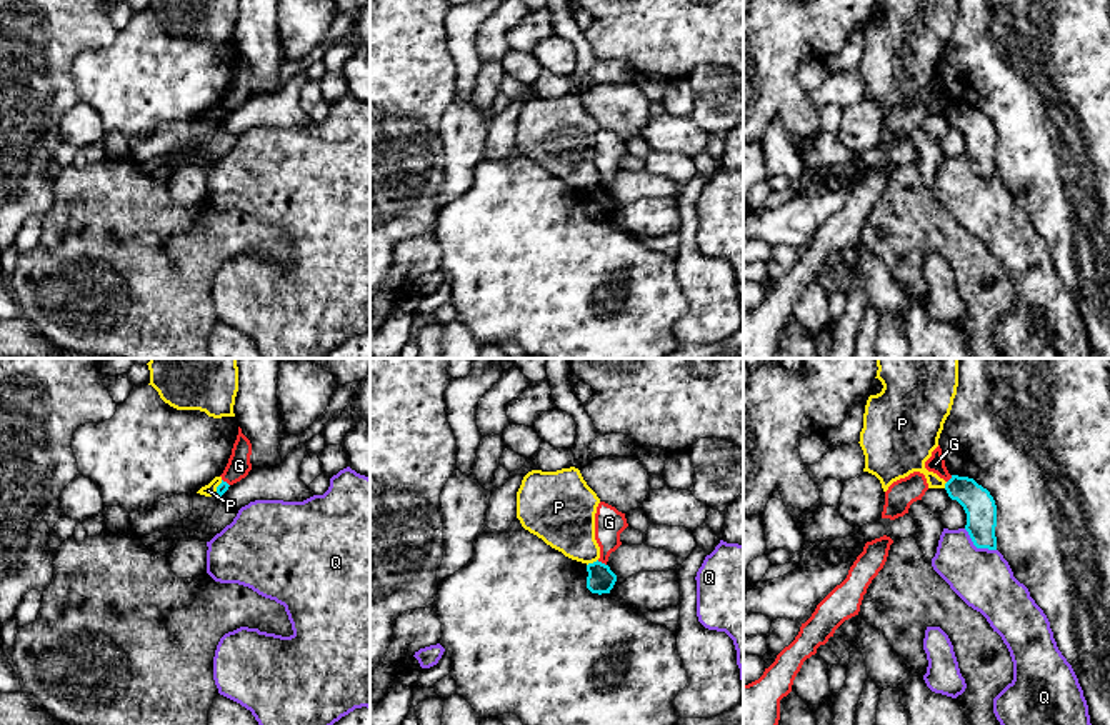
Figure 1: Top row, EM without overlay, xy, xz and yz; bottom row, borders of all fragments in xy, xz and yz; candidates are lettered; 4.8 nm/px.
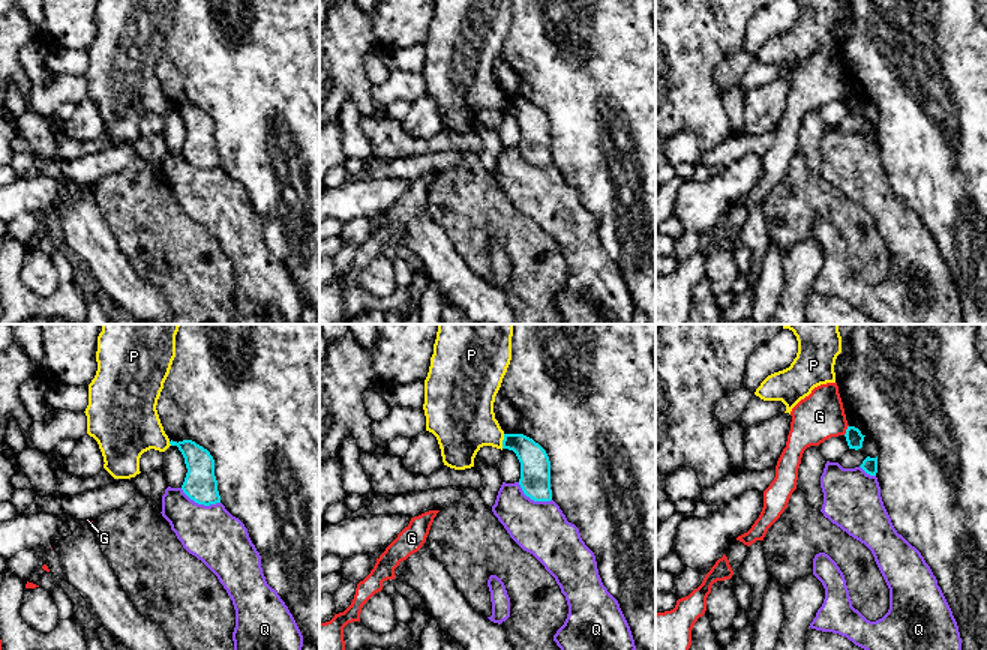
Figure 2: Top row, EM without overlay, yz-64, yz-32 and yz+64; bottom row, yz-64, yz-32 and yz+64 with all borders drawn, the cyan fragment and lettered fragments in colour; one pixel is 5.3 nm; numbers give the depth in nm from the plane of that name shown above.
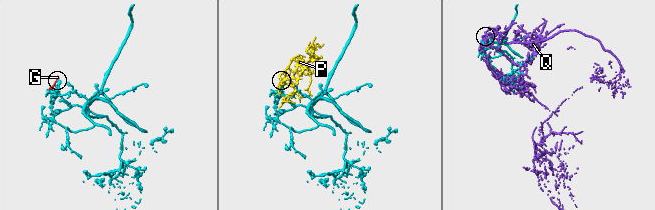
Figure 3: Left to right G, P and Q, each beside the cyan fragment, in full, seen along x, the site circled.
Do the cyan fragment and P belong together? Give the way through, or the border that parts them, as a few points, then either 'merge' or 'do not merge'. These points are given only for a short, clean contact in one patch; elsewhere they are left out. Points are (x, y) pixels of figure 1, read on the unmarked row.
along xz (597, 185), (587, 192) | do not merge

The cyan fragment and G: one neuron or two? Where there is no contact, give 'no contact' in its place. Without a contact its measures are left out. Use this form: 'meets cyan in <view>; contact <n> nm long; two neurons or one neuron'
meets cyan in xz; contact 50 nm long; two neurons

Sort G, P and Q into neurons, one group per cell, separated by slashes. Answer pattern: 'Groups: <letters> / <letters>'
Groups: G / P / Q

